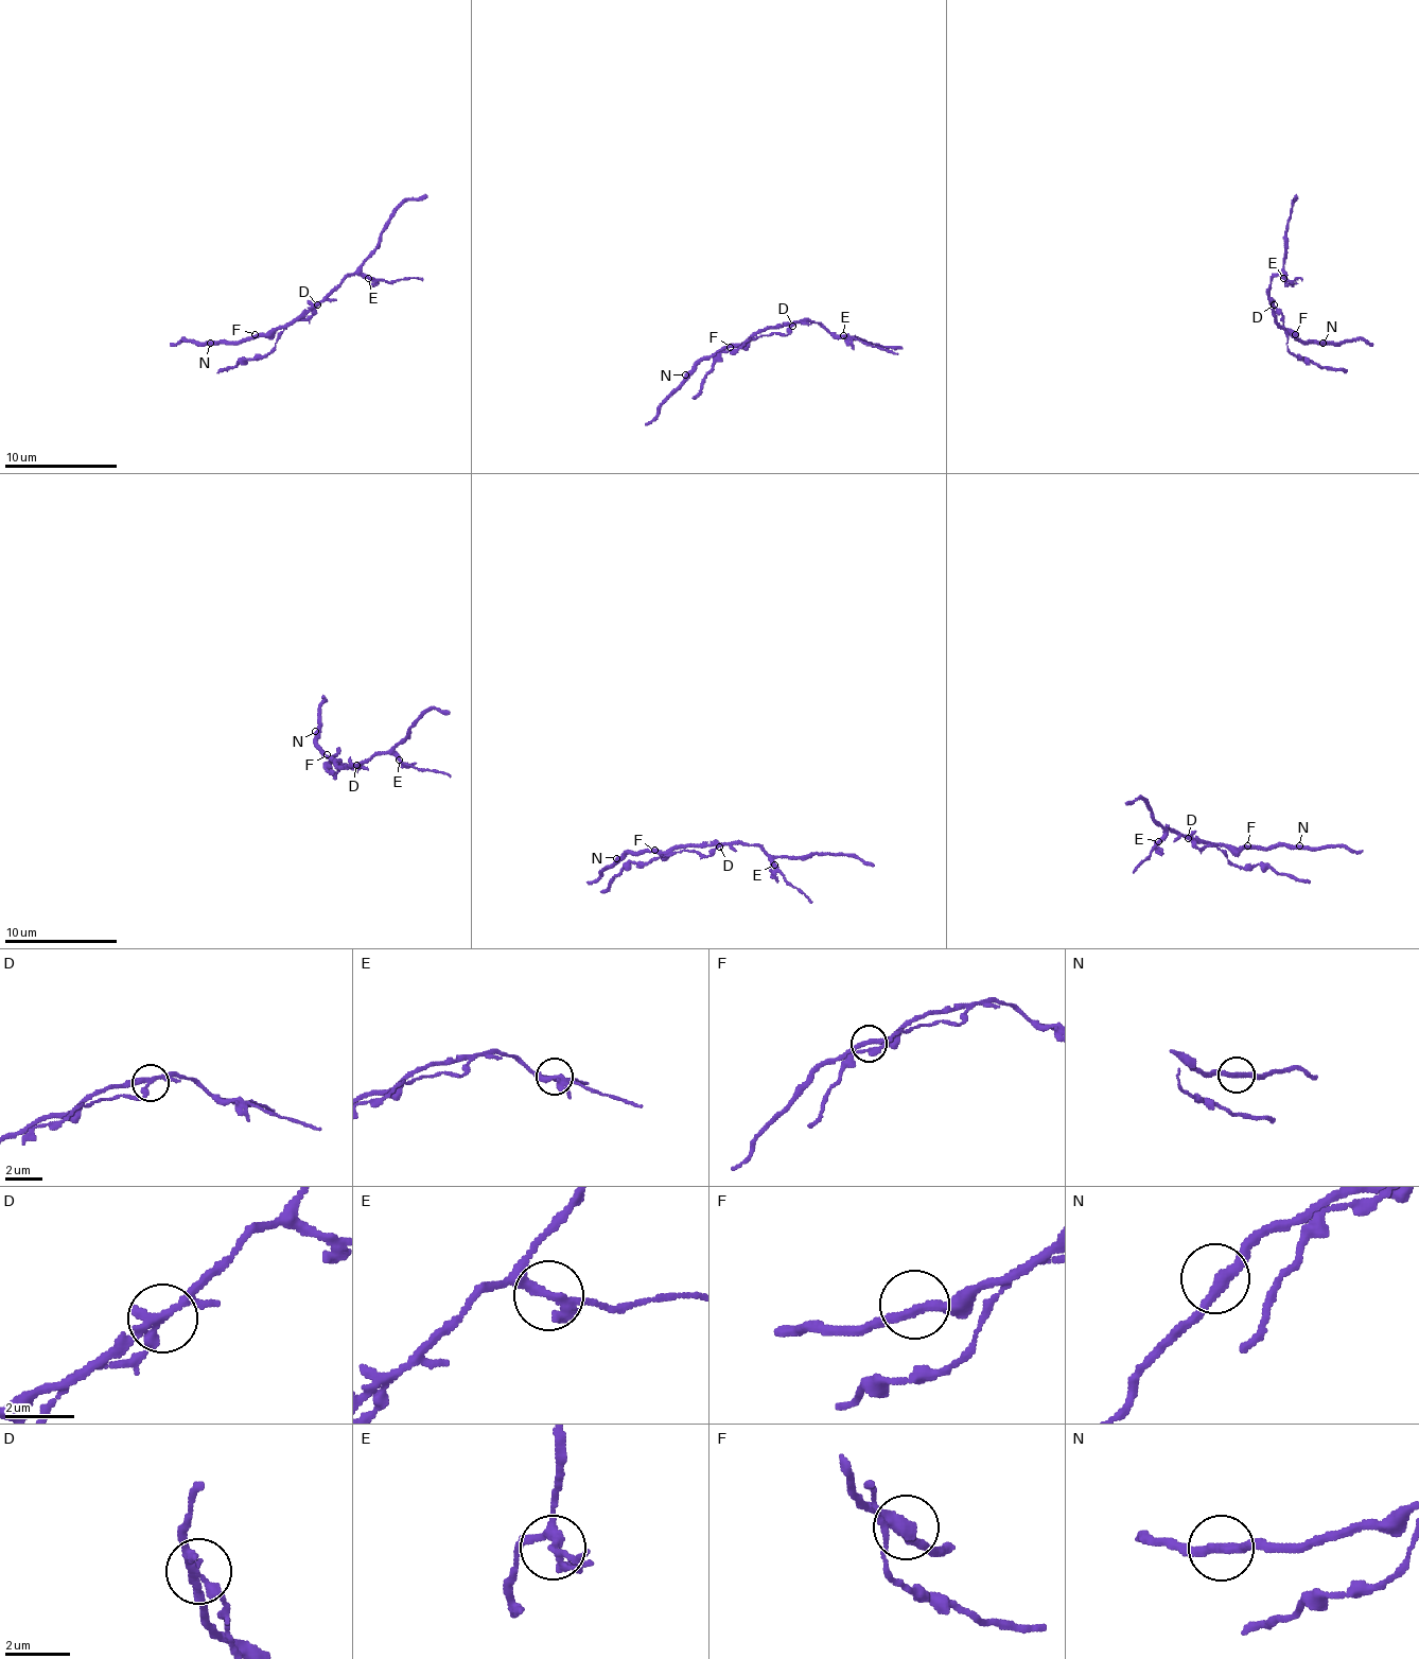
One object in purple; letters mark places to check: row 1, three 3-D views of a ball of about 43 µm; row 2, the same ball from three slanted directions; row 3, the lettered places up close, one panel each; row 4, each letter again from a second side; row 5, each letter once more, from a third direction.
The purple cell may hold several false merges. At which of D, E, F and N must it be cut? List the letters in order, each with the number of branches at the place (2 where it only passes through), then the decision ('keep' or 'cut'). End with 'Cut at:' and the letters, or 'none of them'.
D: 3 | cut
E: 4 | keep
F: 2 | keep
N: 2 | keep
Cut at: D

